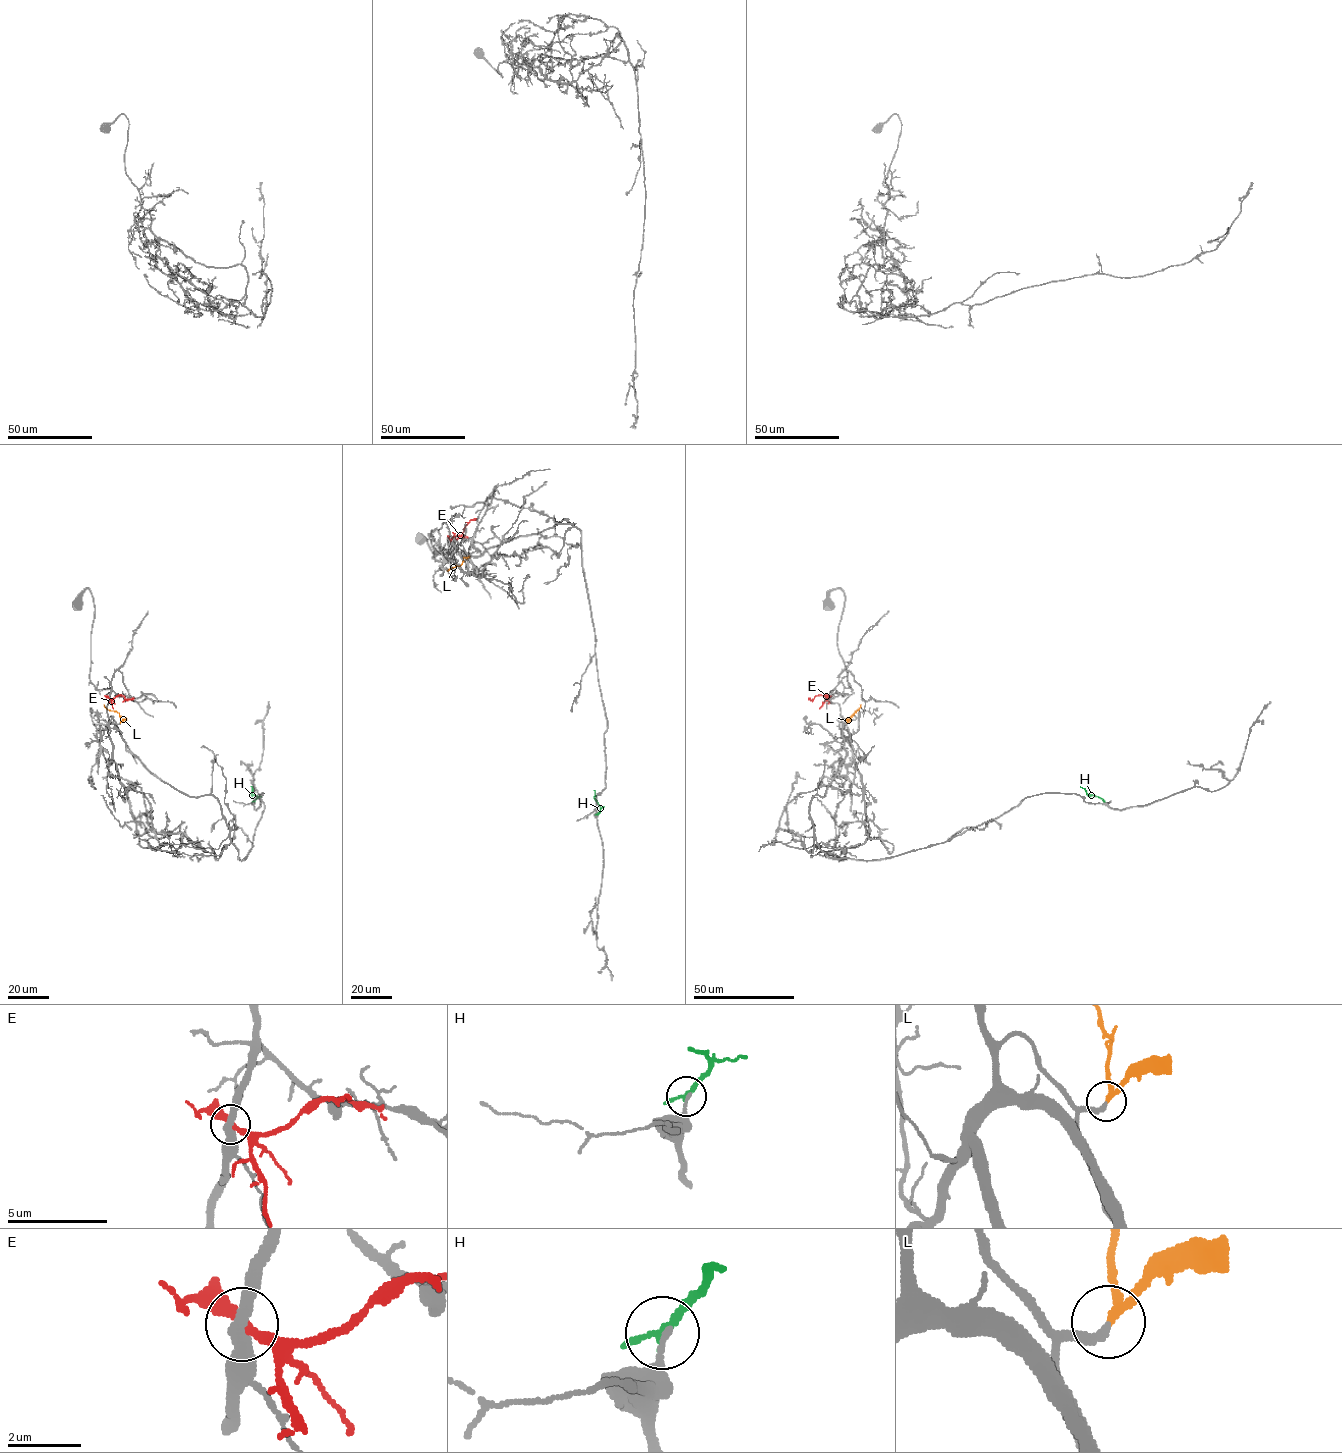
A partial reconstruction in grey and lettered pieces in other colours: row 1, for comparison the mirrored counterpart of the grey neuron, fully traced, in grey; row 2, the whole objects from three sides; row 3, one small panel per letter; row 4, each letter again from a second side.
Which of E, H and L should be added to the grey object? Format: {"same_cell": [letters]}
{"same_cell": ["L"]}

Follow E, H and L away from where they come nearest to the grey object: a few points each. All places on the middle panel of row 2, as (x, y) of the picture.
E: (452, 539), (461, 535), (470, 521), (477, 519)
H: (597, 813), (599, 805), (594, 798), (594, 790)
L: (463, 557), (459, 566), (447, 571)

